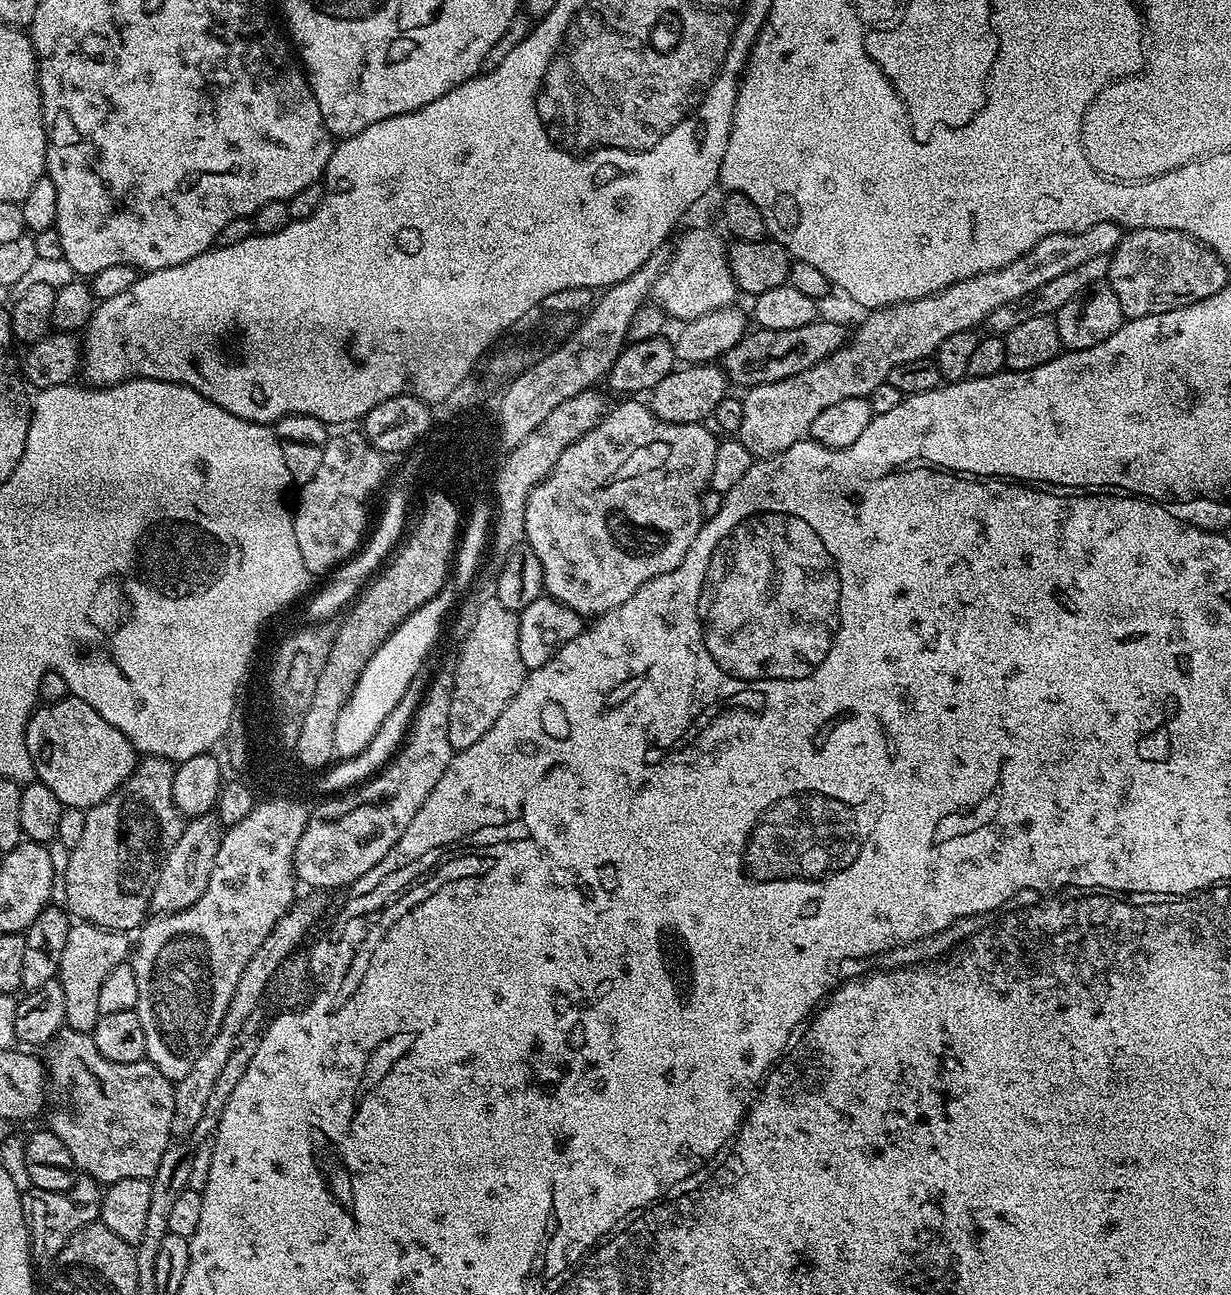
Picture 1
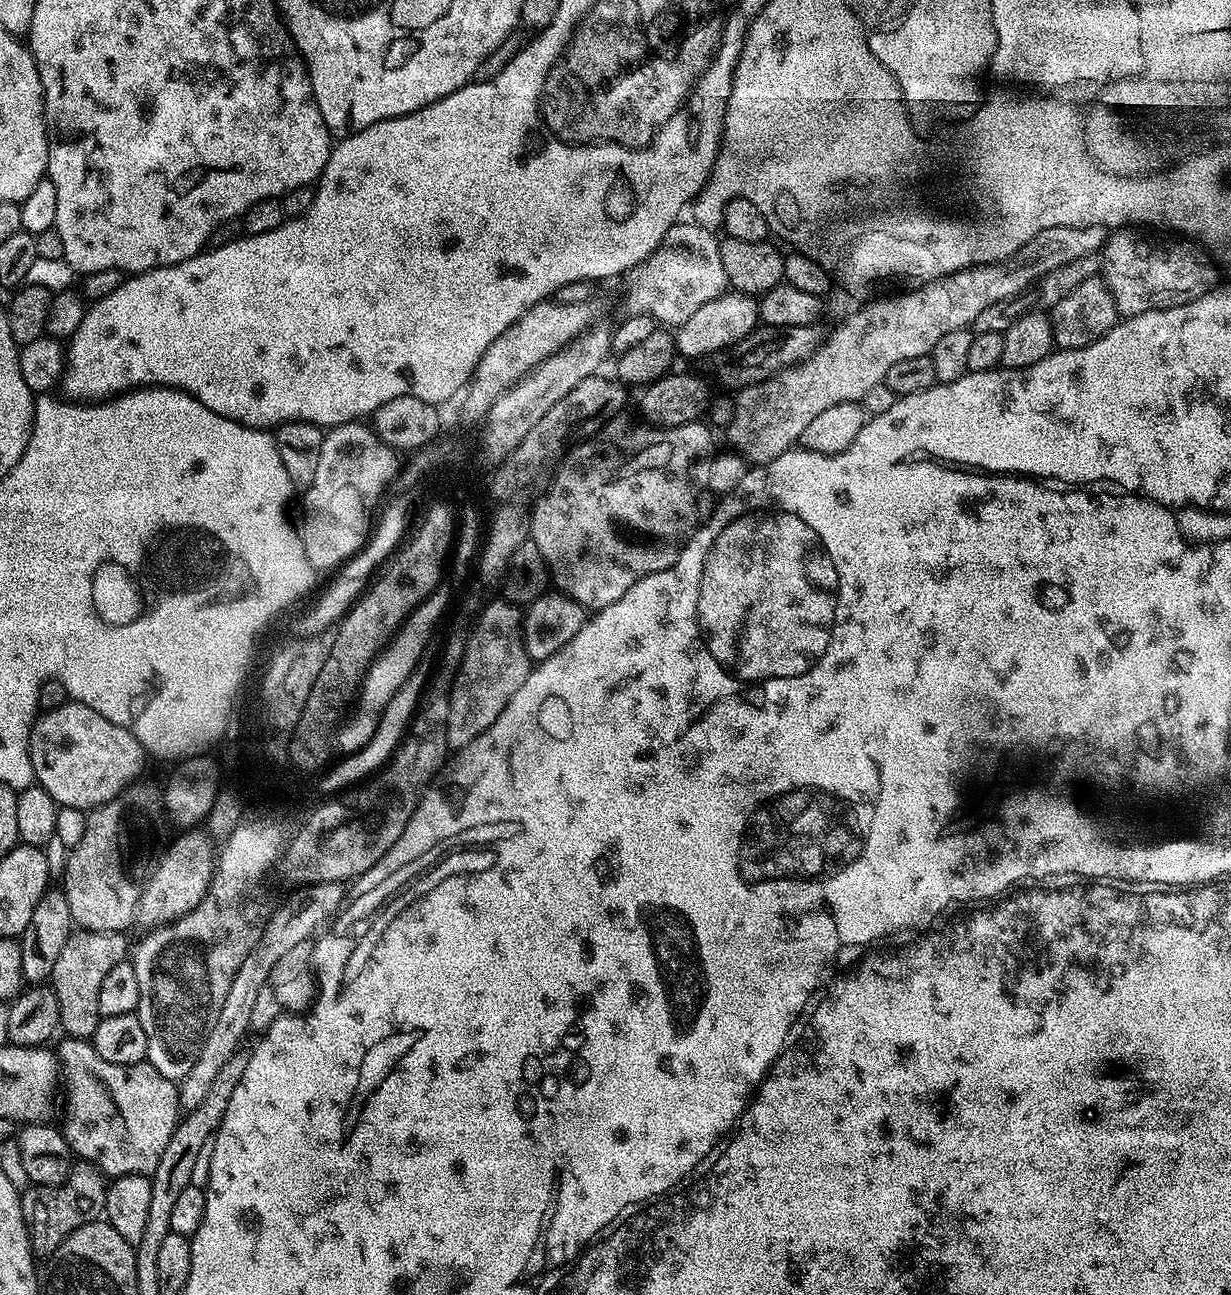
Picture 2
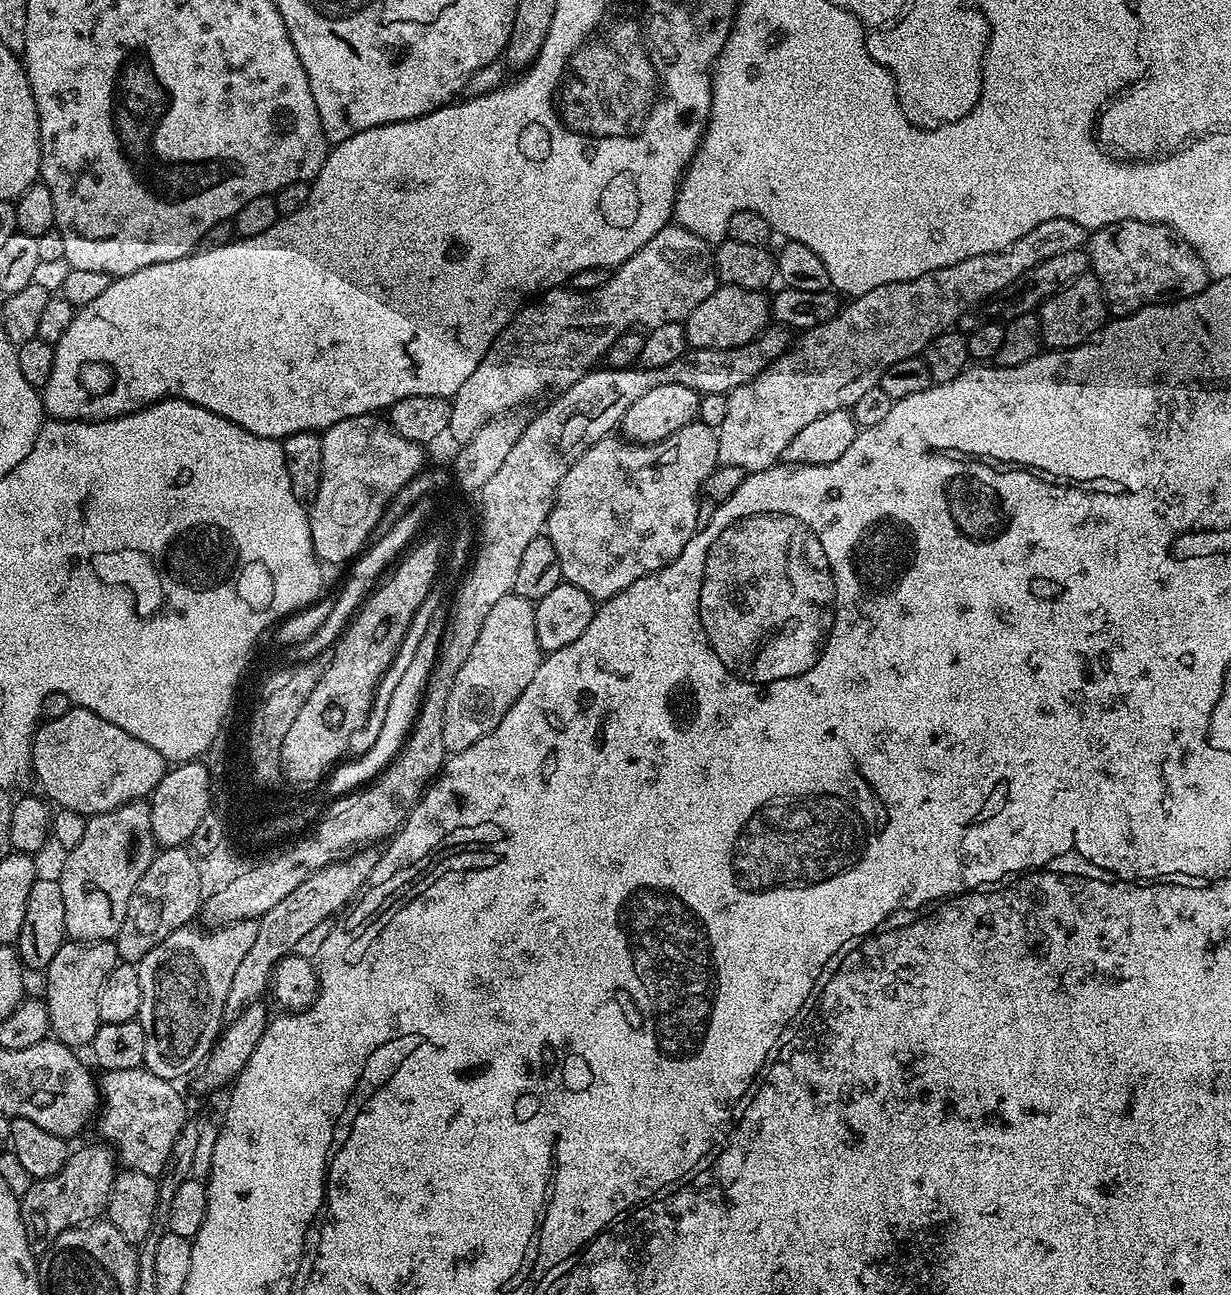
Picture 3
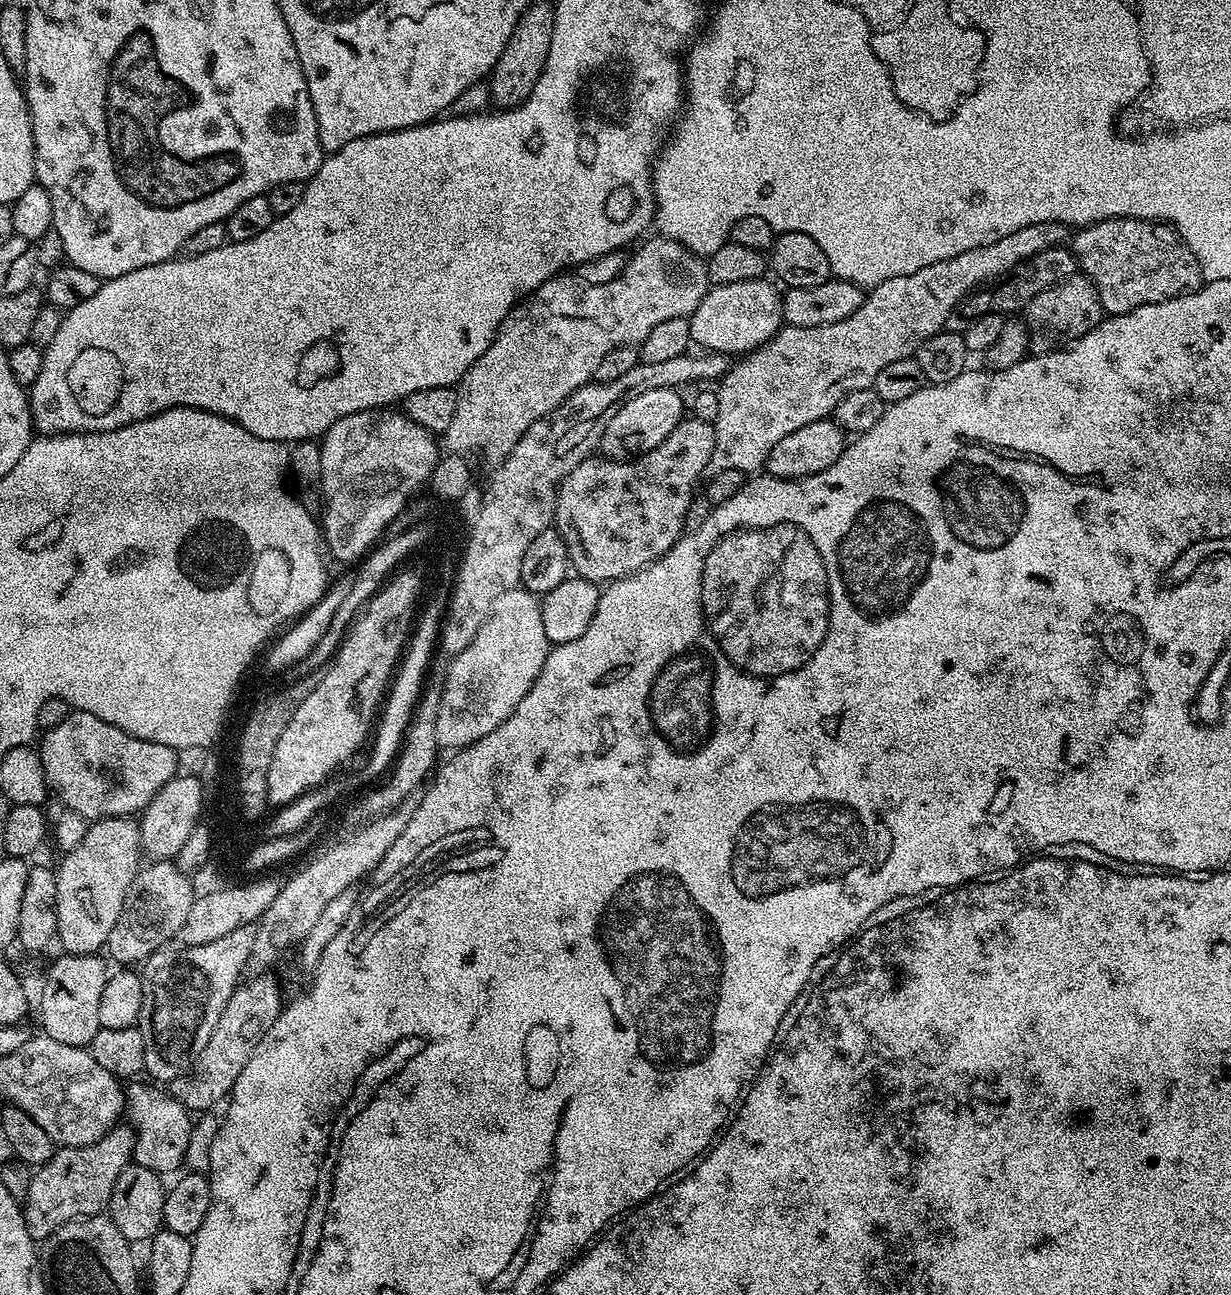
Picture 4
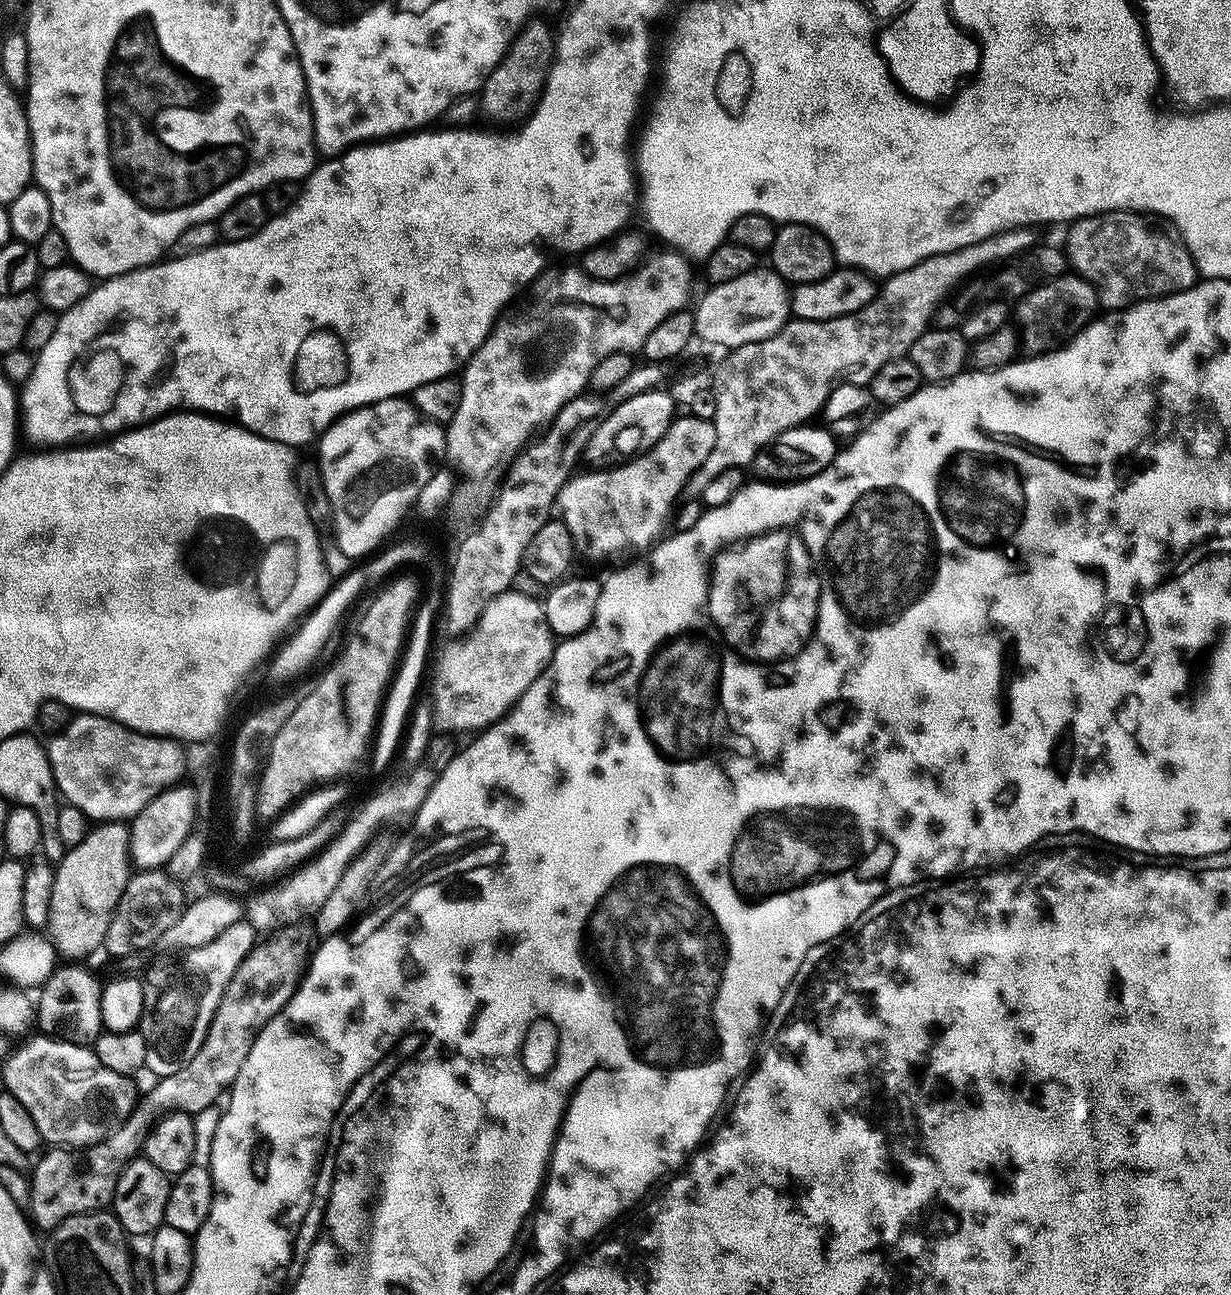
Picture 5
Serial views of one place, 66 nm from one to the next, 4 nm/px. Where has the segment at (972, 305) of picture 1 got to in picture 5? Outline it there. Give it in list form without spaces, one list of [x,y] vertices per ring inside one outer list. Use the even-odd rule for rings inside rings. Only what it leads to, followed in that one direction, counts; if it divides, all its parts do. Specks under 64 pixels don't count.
[[[1011,228],[1008,232],[999,232],[990,238],[982,238],[982,242],[974,242],[974,246],[962,246],[962,250],[950,250],[950,254],[934,254],[910,266],[910,270],[895,272],[887,277],[879,285],[876,297],[861,312],[822,322],[792,318],[782,330],[778,330],[778,334],[762,342],[750,342],[746,346],[731,349],[725,355],[728,357],[717,366],[716,373],[712,372],[710,376],[714,402],[718,402],[714,421],[714,450],[710,450],[710,455],[706,457],[706,462],[702,462],[702,466],[692,470],[684,486],[683,495],[690,500],[700,500],[706,485],[718,474],[722,474],[722,470],[747,469],[753,458],[783,432],[809,423],[813,419],[811,416],[815,412],[817,415],[823,409],[824,403],[828,401],[835,388],[843,384],[867,385],[874,378],[874,374],[878,374],[878,370],[886,366],[886,362],[905,359],[910,346],[914,346],[921,334],[928,331],[931,323],[929,320],[942,300],[947,301],[961,284],[981,270],[988,270],[1001,262],[1007,262],[1019,252],[1025,252],[1033,247],[1032,234],[1032,228]]]

